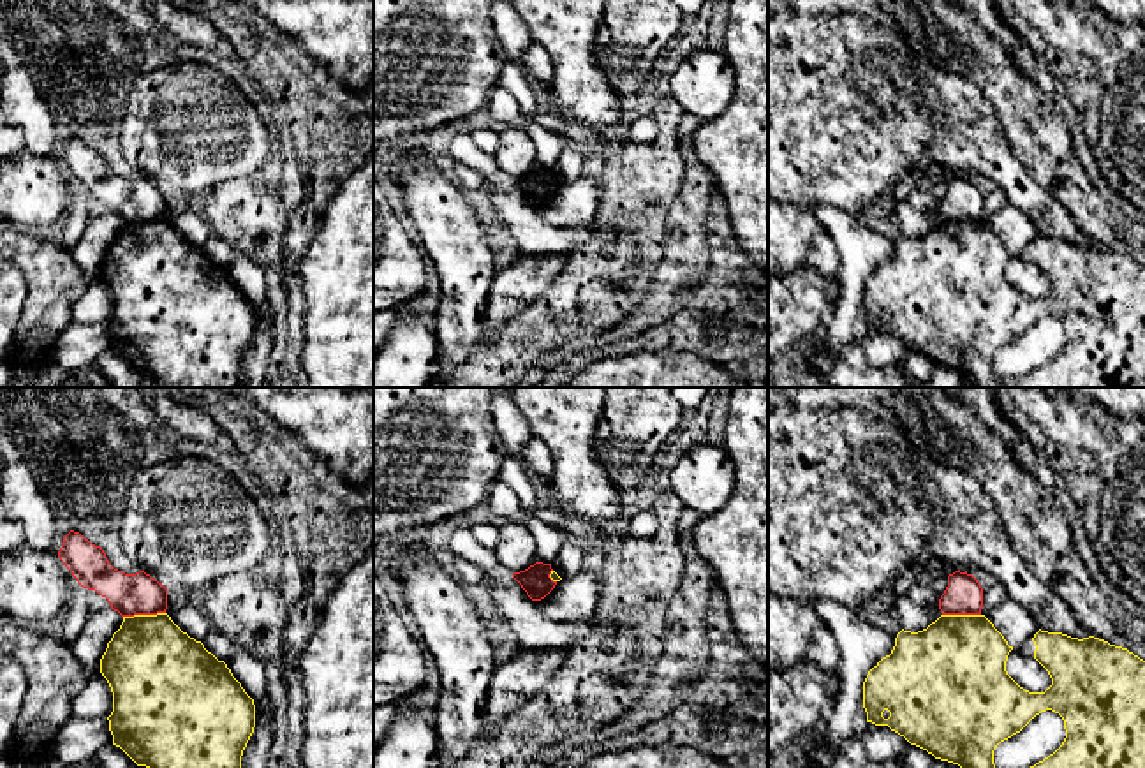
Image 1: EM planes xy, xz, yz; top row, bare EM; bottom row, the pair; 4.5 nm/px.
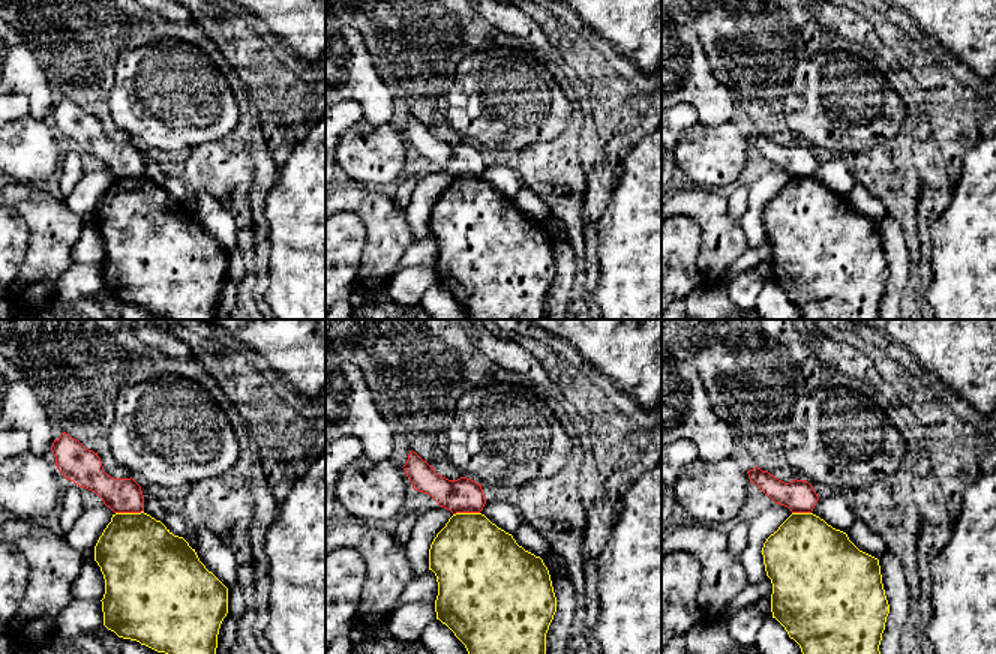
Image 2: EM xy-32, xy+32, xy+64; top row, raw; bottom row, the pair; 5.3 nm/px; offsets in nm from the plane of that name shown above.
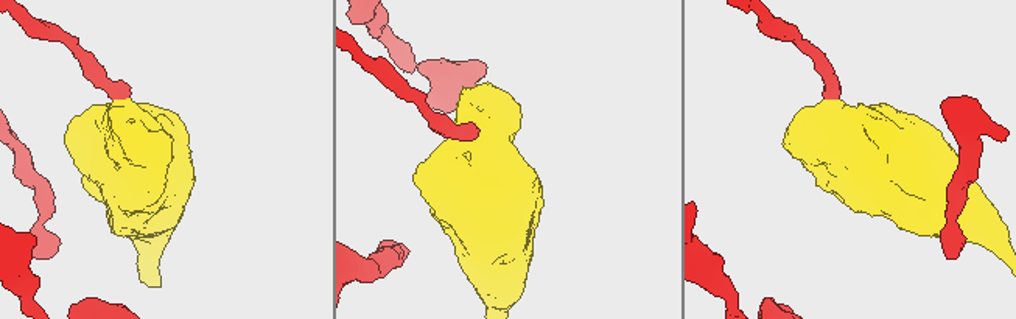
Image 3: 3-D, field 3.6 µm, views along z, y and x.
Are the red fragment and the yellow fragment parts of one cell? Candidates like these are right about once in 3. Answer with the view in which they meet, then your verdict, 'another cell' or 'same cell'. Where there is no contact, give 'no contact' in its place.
xy | another cell

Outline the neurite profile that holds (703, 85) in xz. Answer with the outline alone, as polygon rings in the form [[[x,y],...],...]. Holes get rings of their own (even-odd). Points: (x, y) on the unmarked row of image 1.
[[[705,49],[680,63],[669,79],[671,97],[703,123],[722,114],[735,95],[735,69],[722,51]]]

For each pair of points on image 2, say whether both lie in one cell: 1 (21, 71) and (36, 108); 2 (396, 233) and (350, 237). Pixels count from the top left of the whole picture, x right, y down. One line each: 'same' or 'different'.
1: same
2: different

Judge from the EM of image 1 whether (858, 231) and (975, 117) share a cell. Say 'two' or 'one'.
two

